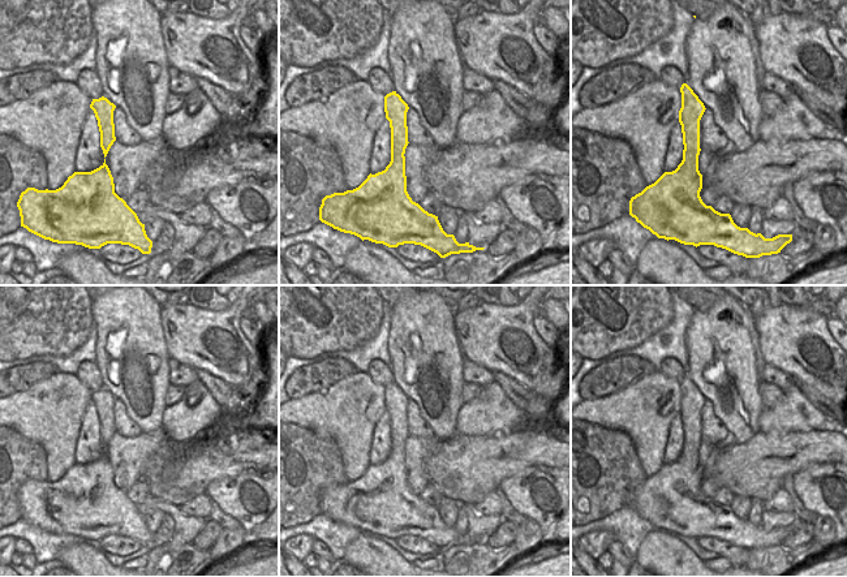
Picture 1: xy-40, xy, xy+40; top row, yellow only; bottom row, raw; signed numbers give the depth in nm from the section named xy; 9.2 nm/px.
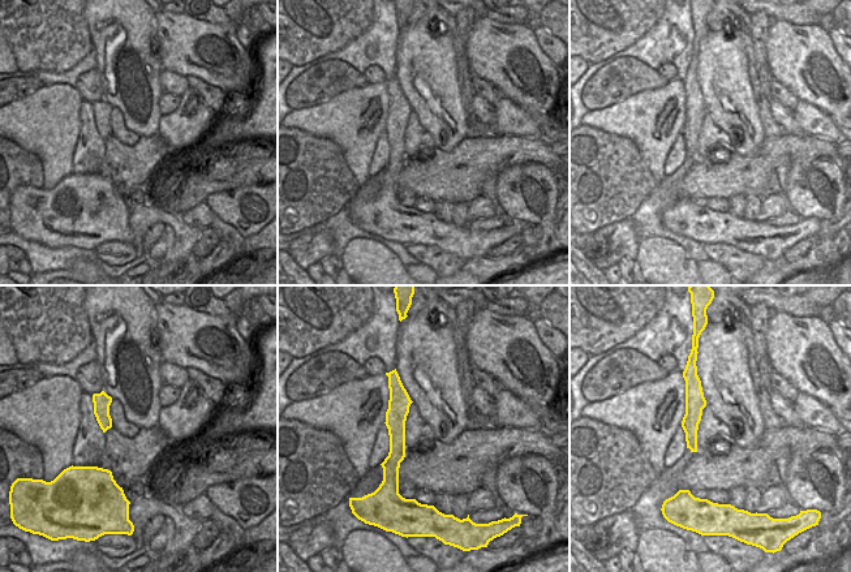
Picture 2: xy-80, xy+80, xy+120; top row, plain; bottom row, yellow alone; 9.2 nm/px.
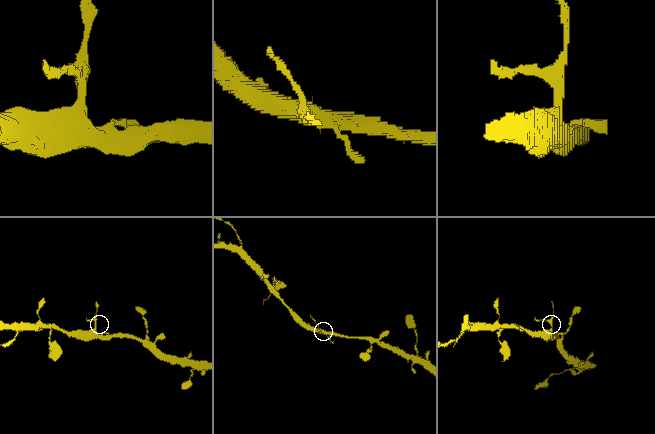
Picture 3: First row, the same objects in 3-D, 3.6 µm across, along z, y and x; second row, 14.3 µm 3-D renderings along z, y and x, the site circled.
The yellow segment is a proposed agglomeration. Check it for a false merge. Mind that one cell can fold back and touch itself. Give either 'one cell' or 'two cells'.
two cells

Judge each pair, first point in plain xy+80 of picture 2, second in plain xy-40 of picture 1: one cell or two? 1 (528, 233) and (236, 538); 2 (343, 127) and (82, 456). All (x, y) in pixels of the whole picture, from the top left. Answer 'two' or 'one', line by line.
1: one
2: two

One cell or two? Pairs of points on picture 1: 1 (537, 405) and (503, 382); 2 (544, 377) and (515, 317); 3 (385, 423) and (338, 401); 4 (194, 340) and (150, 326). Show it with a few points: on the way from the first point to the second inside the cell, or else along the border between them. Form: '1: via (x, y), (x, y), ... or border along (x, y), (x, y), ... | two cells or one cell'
1: via (529, 400), (523, 394), (511, 388) | one cell
2: via (540, 362), (534, 343), (524, 331) | one cell
3: border along (385, 409), (375, 423), (370, 450) | two cells
4: border along (160, 306), (162, 335), (166, 352), (171, 357) | two cells

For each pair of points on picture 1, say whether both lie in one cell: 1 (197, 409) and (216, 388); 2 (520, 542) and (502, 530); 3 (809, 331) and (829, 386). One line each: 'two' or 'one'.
1: two
2: two
3: one

